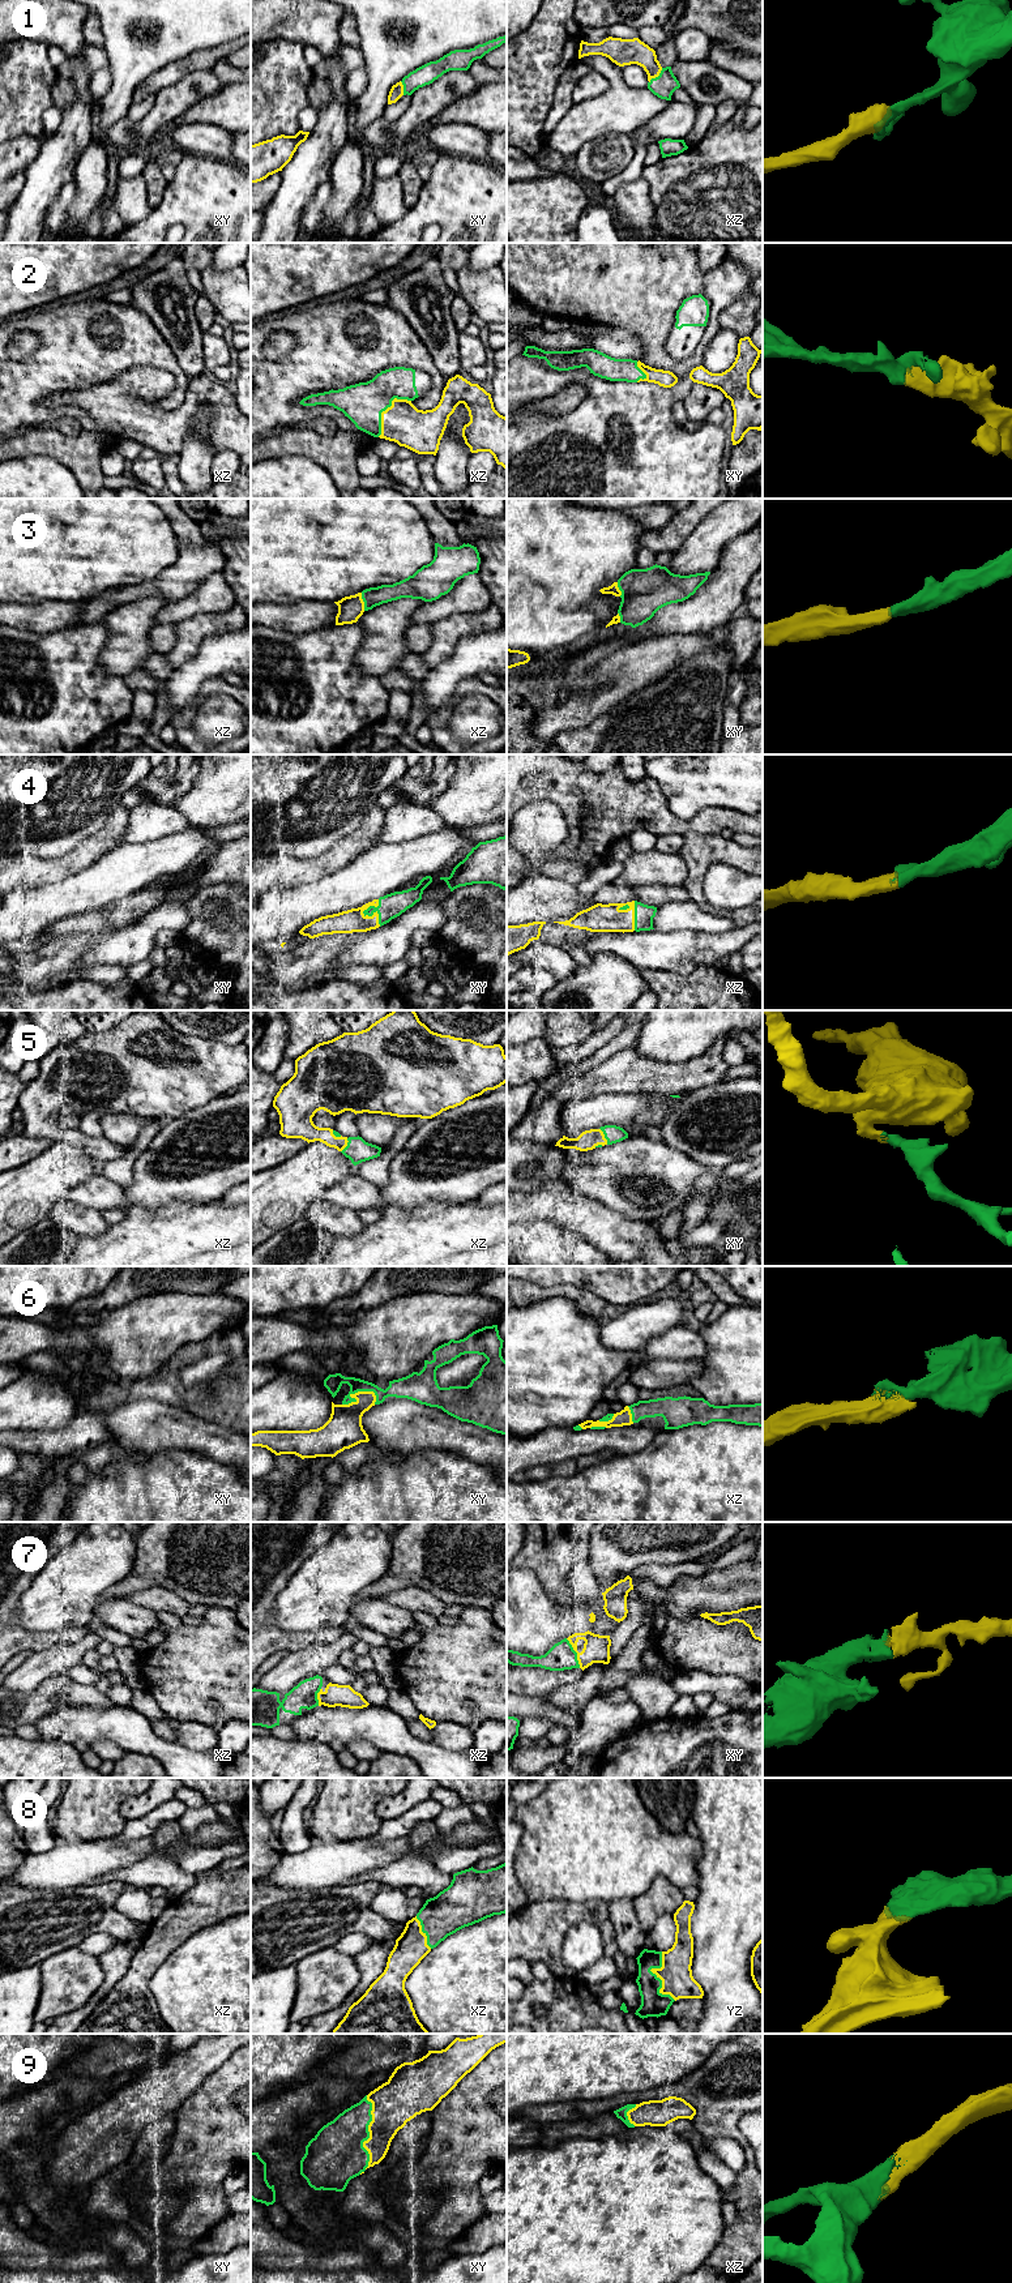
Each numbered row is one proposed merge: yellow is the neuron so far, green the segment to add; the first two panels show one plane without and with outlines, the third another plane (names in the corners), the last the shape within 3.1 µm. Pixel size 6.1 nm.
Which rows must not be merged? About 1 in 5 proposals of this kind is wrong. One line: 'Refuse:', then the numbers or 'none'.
Refuse: none

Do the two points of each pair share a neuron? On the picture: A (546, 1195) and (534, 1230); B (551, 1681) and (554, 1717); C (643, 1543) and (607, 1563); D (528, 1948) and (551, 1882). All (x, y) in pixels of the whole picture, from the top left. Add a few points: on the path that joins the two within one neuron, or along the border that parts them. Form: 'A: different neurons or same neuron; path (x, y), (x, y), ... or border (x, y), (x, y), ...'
A: different neurons; border (520, 1221), (554, 1221), (567, 1228)
B: different neurons; border (520, 1693), (541, 1698)
C: same neuron; path (633, 1543), (627, 1543), (616, 1553)
D: different neurons; border (575, 1901), (537, 1899), (532, 1902)

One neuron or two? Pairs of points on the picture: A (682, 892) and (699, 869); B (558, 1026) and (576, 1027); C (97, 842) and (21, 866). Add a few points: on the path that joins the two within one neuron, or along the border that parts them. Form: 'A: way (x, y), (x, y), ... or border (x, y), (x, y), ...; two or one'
A: border (682, 885), (690, 898); two
B: way (562, 1026), (572, 1027); one
C: way (79, 858), (62, 867), (39, 867); one

